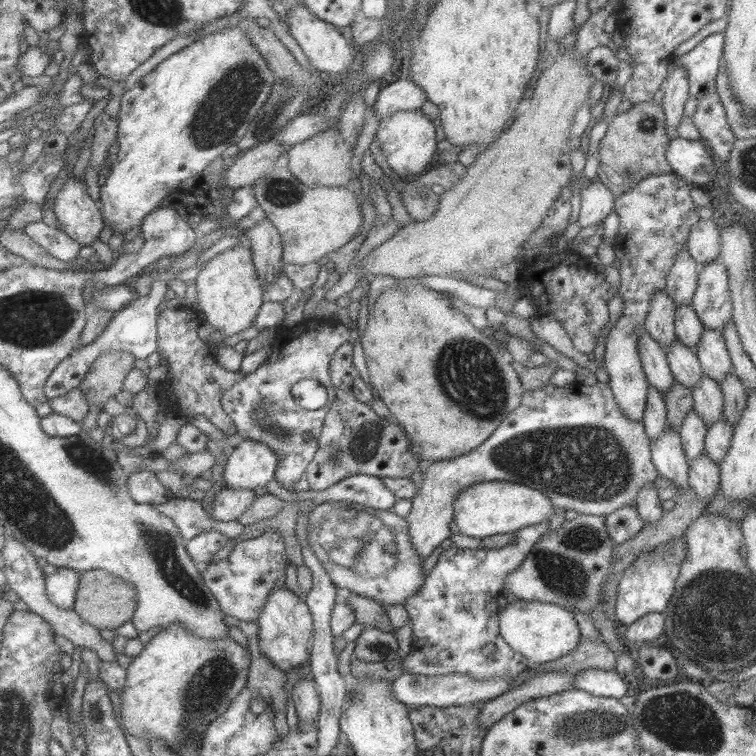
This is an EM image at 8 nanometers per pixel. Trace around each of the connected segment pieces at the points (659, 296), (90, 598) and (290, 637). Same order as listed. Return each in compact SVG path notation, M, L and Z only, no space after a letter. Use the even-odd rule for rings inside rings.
M658 291L652 297L652 305L648 316L644 319L645 329L650 337L660 343L662 348L668 349L674 345L675 335L675 312L677 306L672 297L666 291Z
M92 569L82 573L82 584L77 599L77 611L84 620L101 629L116 629L135 618L139 594L134 584L106 569Z
M278 585L274 587L274 593L258 622L262 653L272 659L280 669L288 672L292 668L301 667L305 662L310 661L312 664L316 642L315 615L306 598L304 599L288 586Z

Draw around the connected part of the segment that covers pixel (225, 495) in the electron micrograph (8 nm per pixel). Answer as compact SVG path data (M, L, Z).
M226 486L216 498L213 516L223 522L239 521L258 498L254 490L248 488L235 490Z

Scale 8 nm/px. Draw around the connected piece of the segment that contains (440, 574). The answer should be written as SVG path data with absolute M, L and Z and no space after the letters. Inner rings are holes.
M550 520L540 522L538 526L526 526L513 533L513 542L498 548L491 549L460 549L450 547L439 555L438 562L426 575L422 589L407 603L412 619L412 649L404 658L402 667L405 672L423 675L466 674L475 679L488 679L498 676L514 678L531 663L526 657L516 652L503 638L499 631L499 612L503 607L504 581L508 574L522 566L522 561L530 554L532 548L549 532ZM492 643L495 652L485 655L482 646Z

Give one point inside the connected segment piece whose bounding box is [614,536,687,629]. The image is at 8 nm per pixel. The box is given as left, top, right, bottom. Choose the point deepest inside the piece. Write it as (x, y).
(646, 586)

